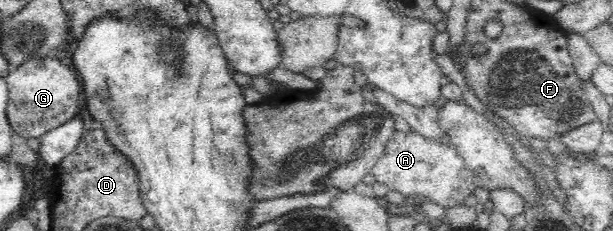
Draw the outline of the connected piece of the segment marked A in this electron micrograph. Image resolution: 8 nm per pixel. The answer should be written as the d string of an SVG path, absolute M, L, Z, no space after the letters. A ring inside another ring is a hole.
M395 131L371 174L389 191L401 192L406 198L421 196L443 209L464 205L465 198L476 190L476 174L465 166L455 145L427 139L417 131Z

